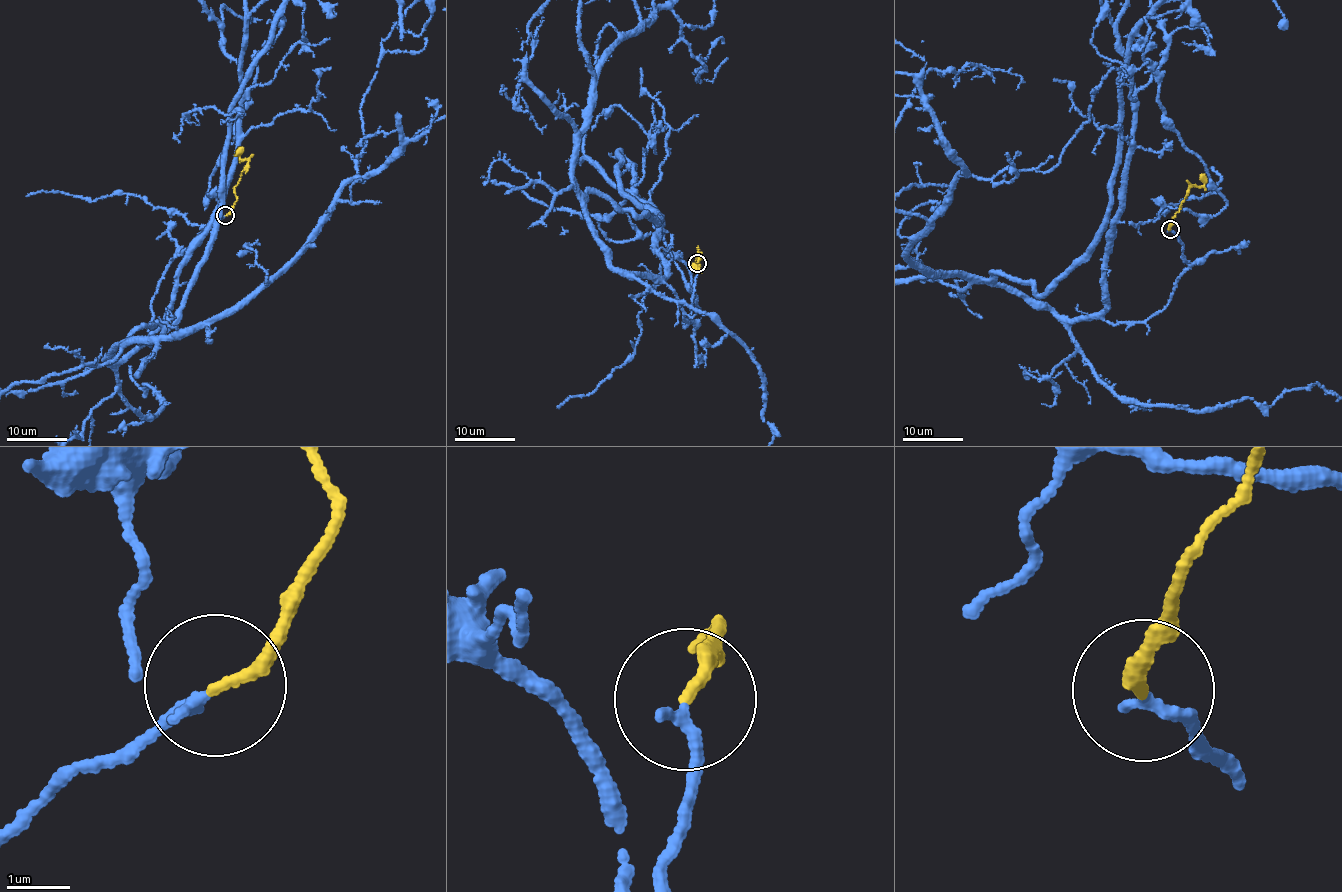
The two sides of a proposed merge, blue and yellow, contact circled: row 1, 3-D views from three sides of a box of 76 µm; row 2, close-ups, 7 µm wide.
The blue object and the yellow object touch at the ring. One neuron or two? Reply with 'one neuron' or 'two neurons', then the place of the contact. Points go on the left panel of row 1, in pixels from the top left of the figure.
one neuron; place (225, 215)

